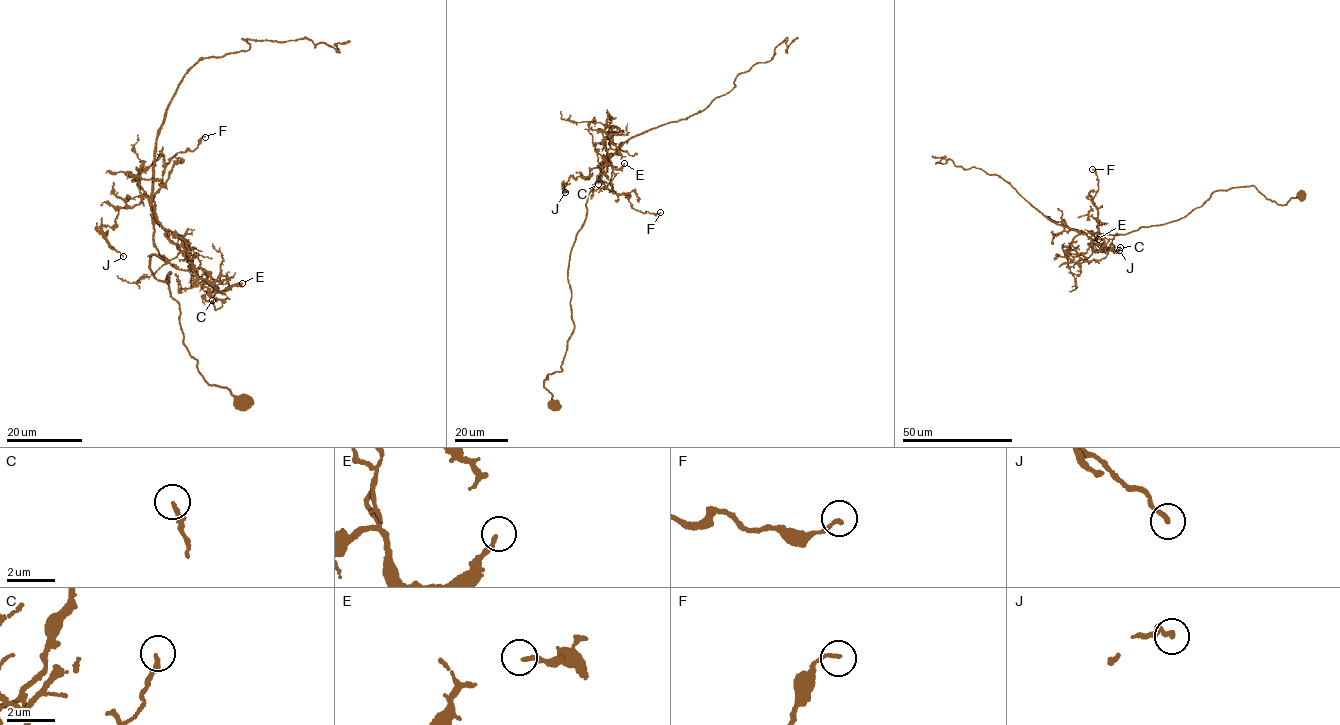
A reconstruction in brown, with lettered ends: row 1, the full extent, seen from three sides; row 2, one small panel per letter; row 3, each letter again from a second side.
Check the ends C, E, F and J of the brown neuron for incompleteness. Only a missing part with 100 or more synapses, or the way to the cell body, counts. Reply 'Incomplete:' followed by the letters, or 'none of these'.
Incomplete: none of these

